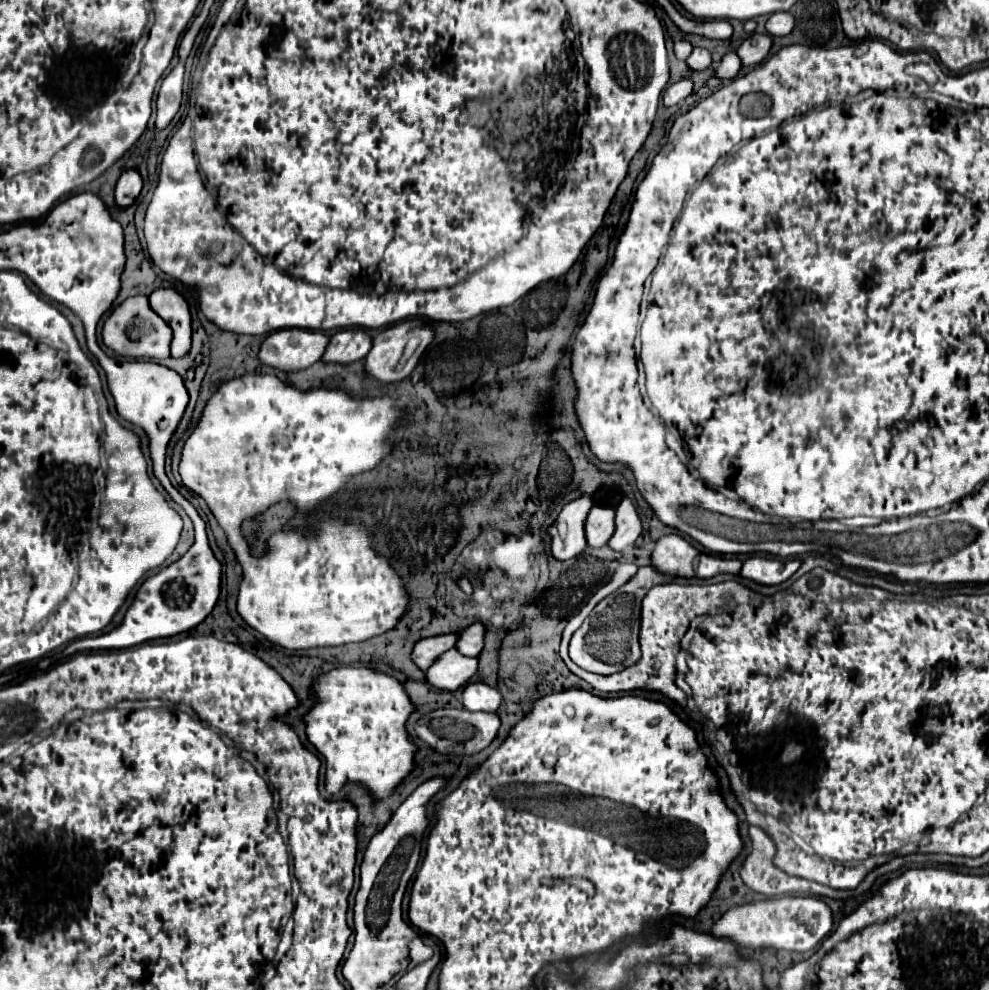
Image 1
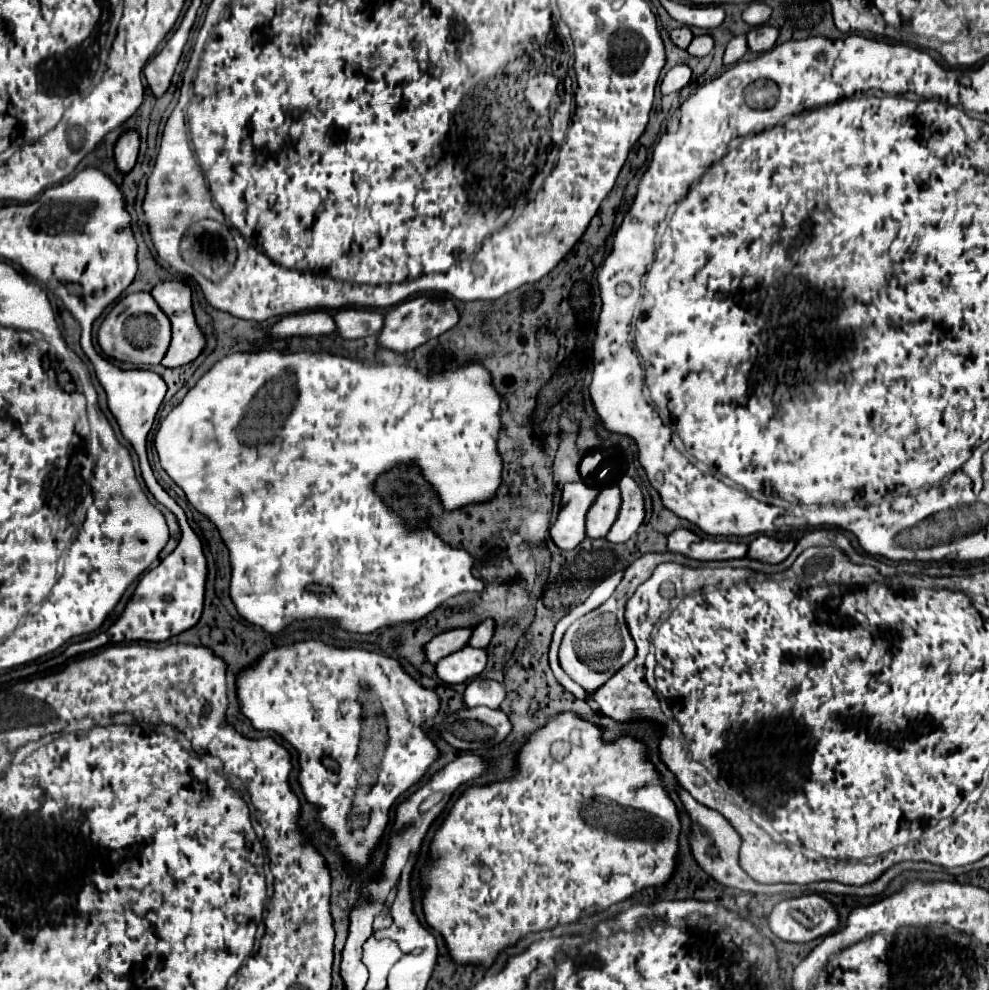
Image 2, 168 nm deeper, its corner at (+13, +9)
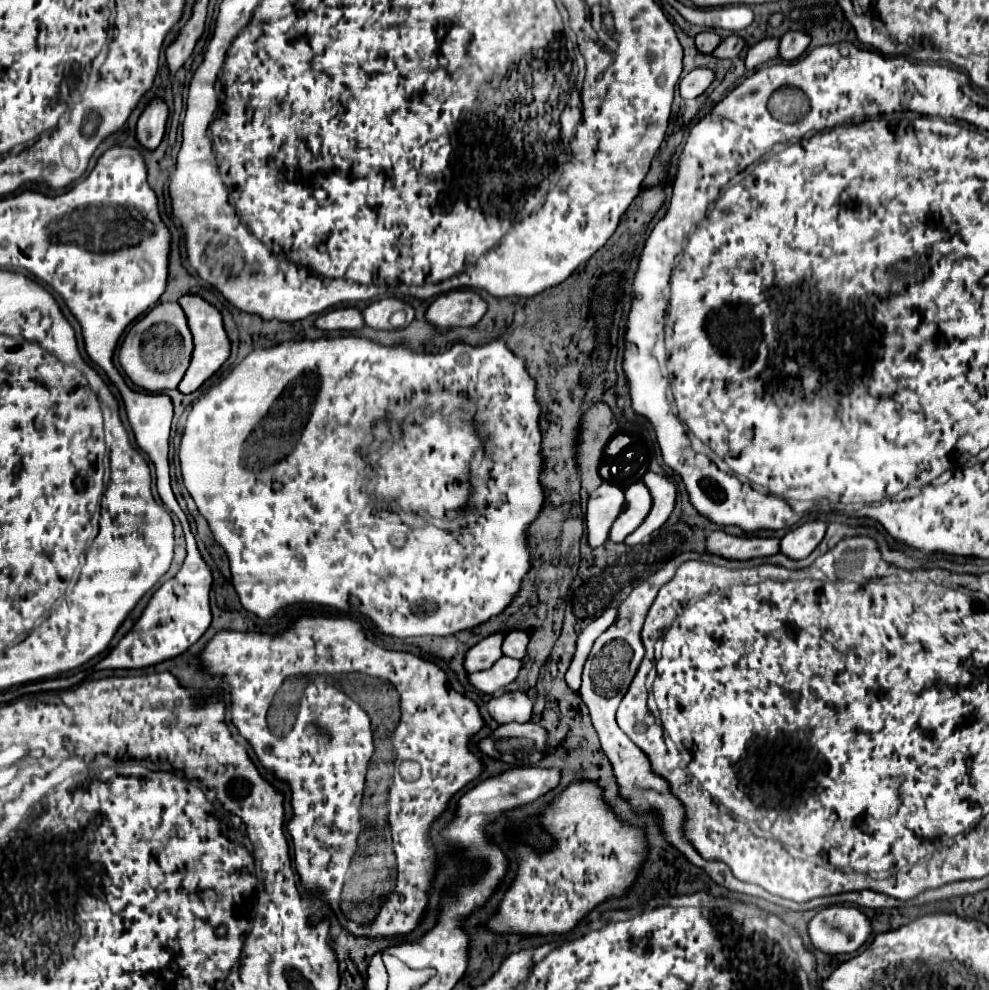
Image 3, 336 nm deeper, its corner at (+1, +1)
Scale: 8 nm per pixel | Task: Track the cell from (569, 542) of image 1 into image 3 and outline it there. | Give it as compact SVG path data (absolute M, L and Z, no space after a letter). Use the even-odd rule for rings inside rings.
M601 484L601 490L591 492L589 500L587 500L587 514L585 514L585 522L587 522L587 544L591 548L603 546L609 534L609 528L613 524L613 520L617 518L617 514L623 508L623 490L613 486L613 484Z

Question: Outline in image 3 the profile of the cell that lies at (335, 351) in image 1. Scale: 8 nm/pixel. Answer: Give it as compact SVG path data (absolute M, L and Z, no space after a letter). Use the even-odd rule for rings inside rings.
M383 298L383 300L375 300L371 302L365 310L363 310L363 322L365 326L373 328L373 330L389 330L389 316L397 310L405 310L409 322L413 320L413 308L397 298Z

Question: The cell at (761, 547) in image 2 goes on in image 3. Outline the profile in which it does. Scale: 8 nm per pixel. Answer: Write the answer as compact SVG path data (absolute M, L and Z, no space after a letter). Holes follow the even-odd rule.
M807 522L781 538L781 554L791 560L807 558L825 536L825 522Z

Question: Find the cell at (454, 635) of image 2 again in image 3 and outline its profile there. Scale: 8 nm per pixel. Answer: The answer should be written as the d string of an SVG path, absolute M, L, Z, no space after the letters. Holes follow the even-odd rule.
M503 632L491 634L487 638L483 638L481 642L477 642L473 648L467 650L463 666L467 672L479 672L479 670L487 670L491 668L491 664L495 664L495 660L499 660L503 656L503 652L499 652L499 644L503 642Z

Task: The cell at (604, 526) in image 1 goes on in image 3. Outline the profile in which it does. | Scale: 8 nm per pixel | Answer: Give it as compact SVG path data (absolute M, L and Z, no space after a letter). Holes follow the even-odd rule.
M643 482L631 484L625 490L625 506L611 526L609 540L623 542L643 522L643 516L647 516L649 508L651 508L651 494L647 492L645 484Z

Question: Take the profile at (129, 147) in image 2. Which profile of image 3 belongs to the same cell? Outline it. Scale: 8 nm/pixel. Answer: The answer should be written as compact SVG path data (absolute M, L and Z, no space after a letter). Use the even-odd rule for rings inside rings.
M161 100L149 102L137 122L137 142L141 144L143 150L153 152L159 146L159 142L165 134L165 122L167 122L165 102L161 102Z

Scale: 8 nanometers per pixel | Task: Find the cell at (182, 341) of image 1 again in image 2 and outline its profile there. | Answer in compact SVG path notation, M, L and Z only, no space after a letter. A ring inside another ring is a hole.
M161 282L151 290L151 294L157 300L157 304L161 306L161 310L169 316L171 326L173 326L173 340L171 340L171 346L169 346L161 364L165 368L179 368L179 366L193 362L205 348L205 336L203 336L203 332L195 320L195 314L193 314L189 286L183 282Z

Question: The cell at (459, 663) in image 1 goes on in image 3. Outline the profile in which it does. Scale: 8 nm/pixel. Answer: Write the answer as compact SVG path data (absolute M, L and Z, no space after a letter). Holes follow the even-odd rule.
M501 656L491 668L483 670L483 672L473 672L469 674L469 682L481 690L481 692L487 692L487 694L493 694L495 690L499 688L505 688L507 684L511 684L517 674L519 674L519 668L521 668L521 662L515 660L515 658L507 658L507 656Z

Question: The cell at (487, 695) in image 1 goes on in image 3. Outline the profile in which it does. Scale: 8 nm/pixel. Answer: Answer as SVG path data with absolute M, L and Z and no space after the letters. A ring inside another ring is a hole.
M499 692L487 702L487 710L497 724L503 722L529 722L533 702L525 692Z

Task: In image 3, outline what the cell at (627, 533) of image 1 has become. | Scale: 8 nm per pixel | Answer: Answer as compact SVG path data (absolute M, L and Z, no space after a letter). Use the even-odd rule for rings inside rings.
M647 472L643 476L643 482L645 482L645 486L651 492L653 506L651 506L647 518L643 520L643 524L625 538L627 546L639 544L645 536L649 536L651 532L655 532L657 528L661 528L665 524L665 520L669 518L669 514L673 510L673 504L675 504L675 486L665 476Z

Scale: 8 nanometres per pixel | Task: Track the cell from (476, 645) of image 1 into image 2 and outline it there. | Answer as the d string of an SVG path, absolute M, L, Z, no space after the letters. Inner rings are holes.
M489 618L473 628L473 636L471 636L469 644L475 648L487 648L491 638L493 638L493 632L495 632L495 622Z

